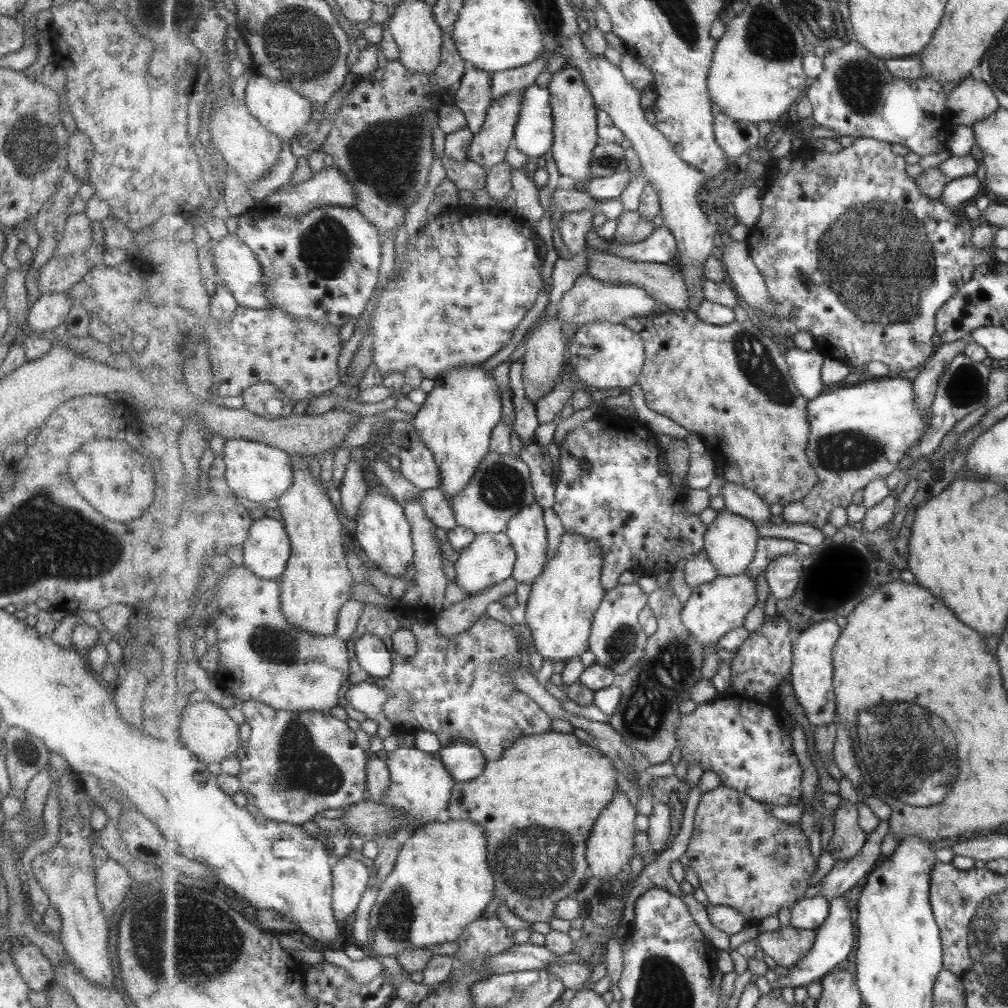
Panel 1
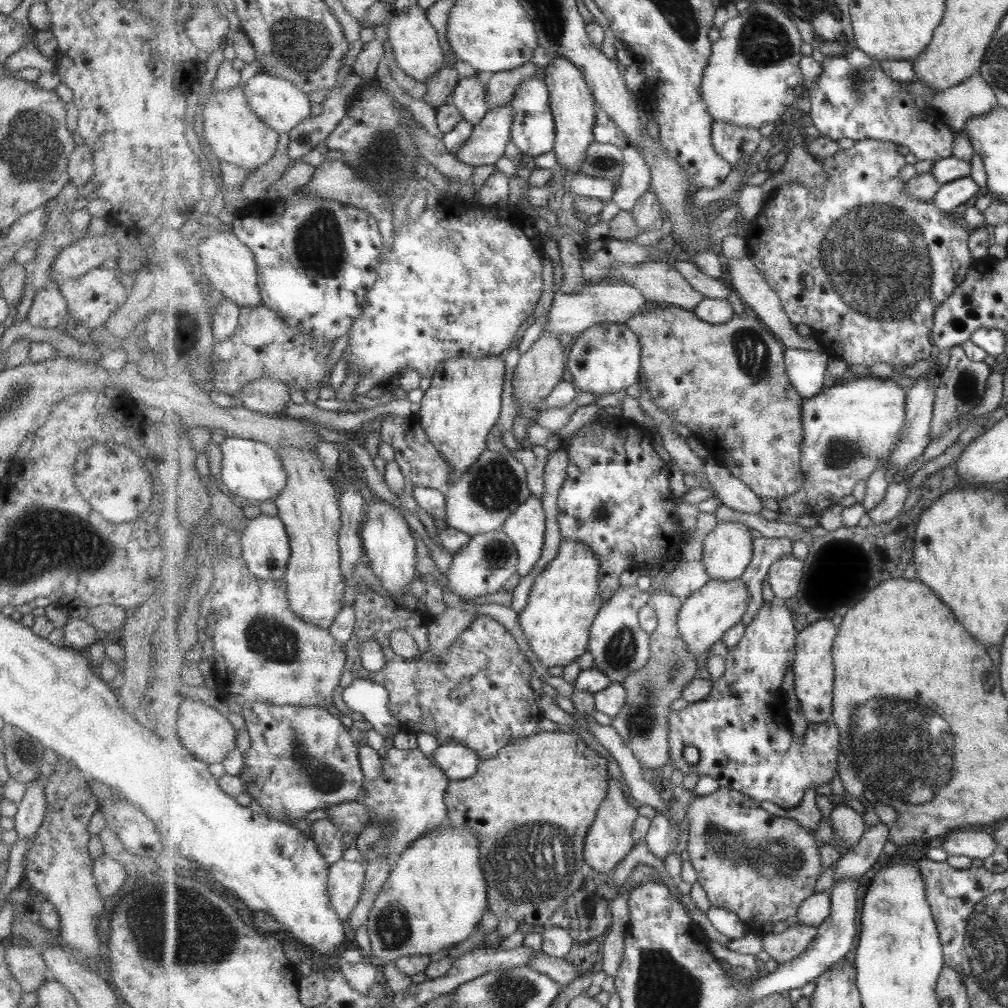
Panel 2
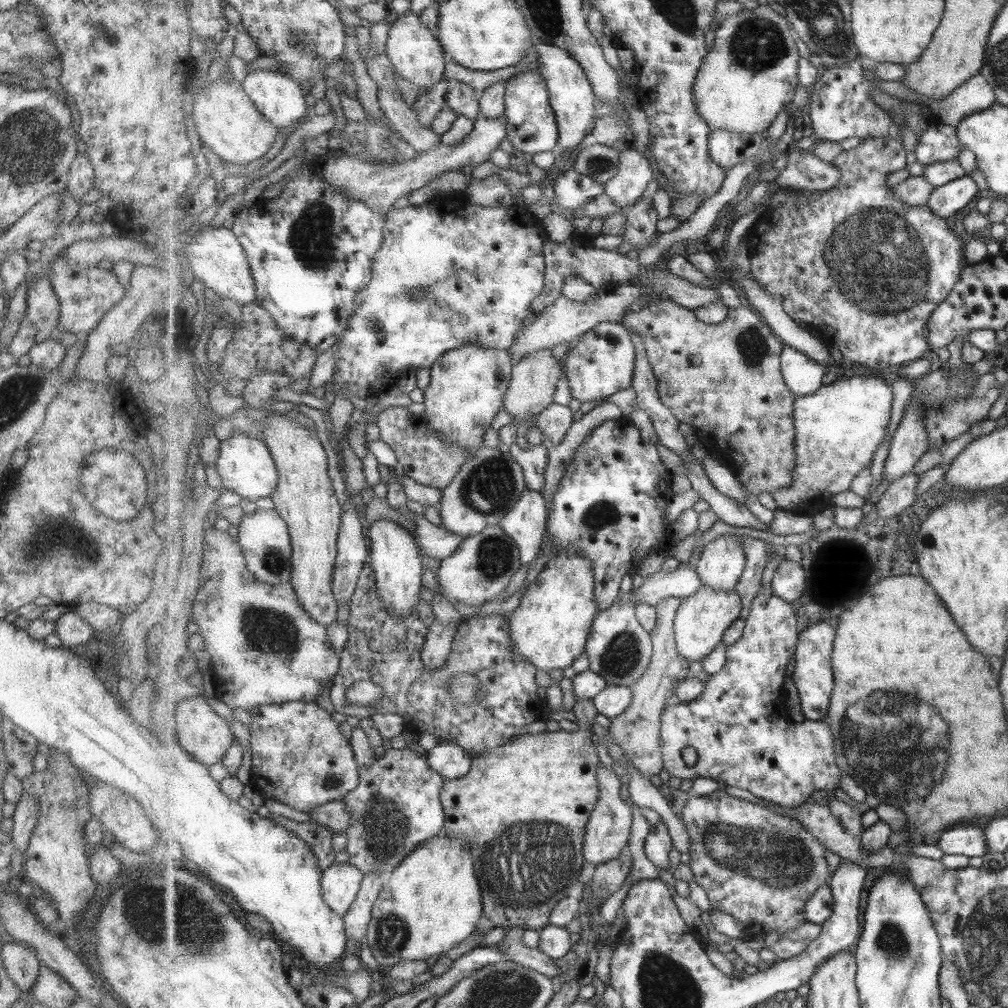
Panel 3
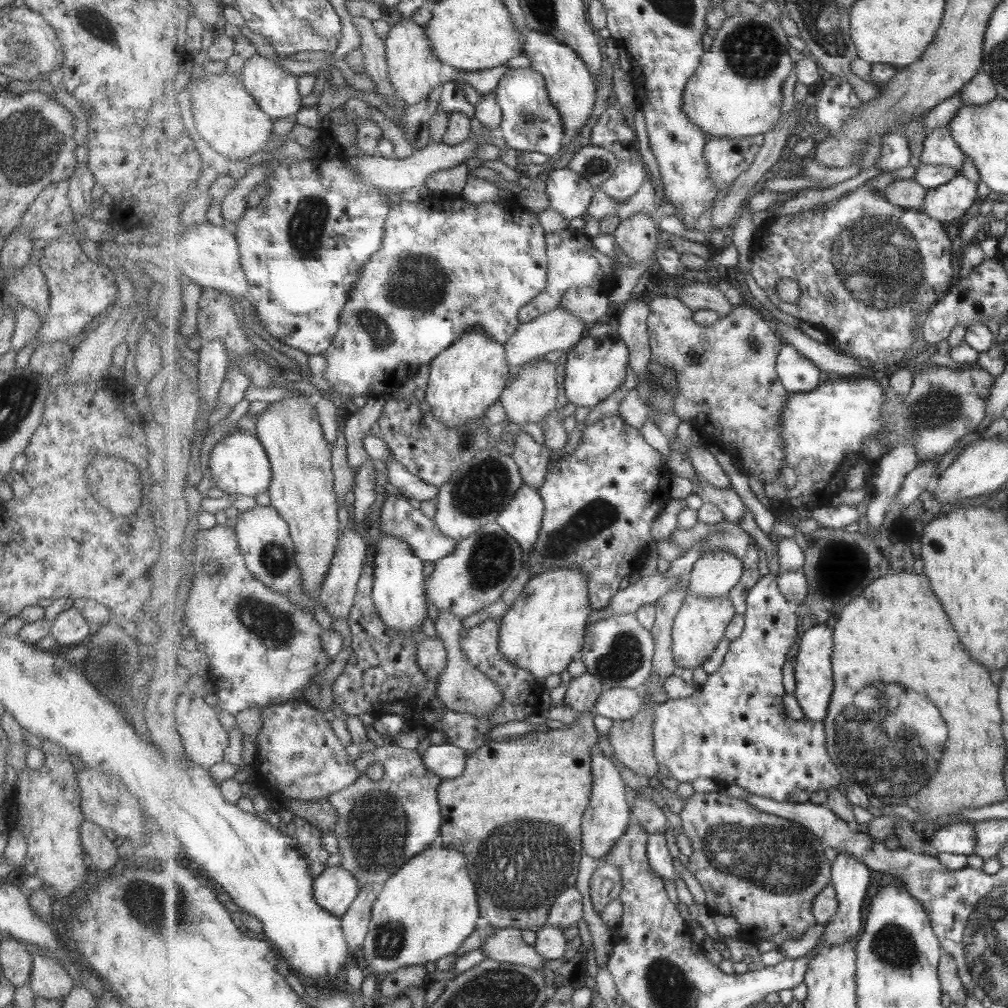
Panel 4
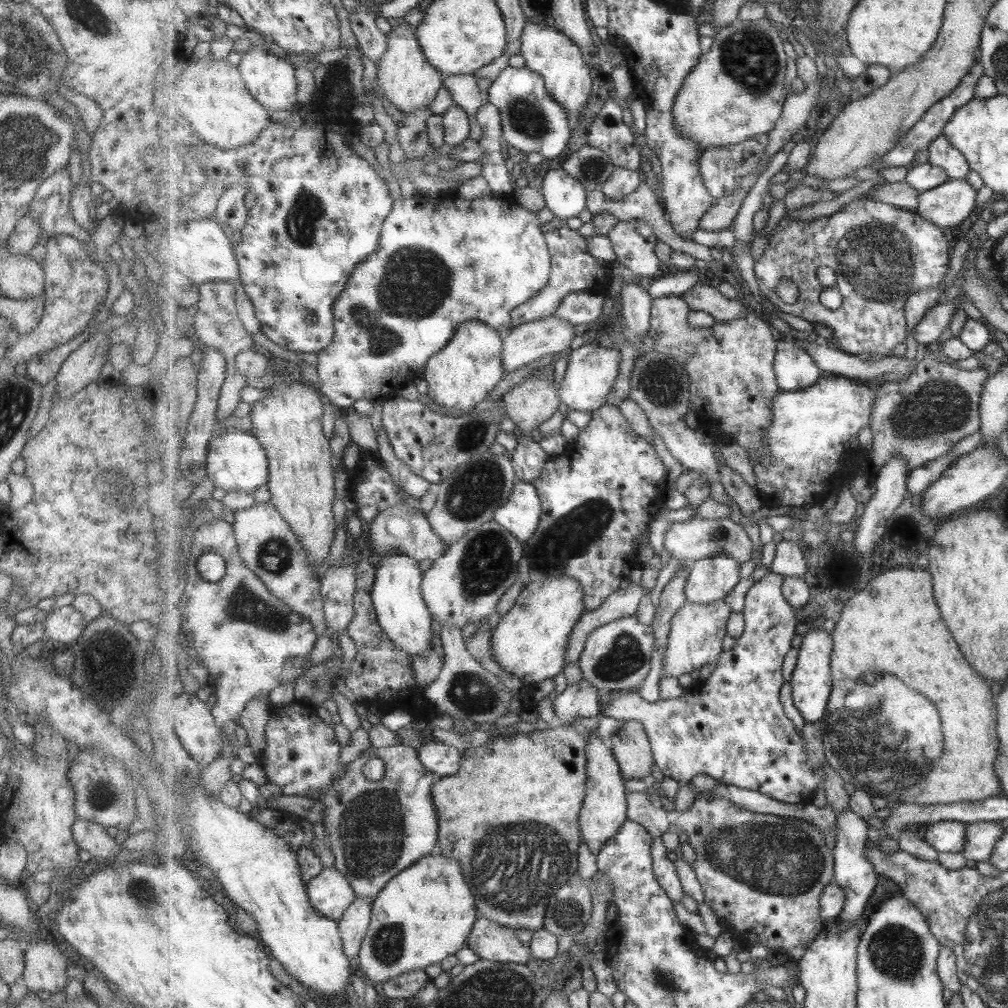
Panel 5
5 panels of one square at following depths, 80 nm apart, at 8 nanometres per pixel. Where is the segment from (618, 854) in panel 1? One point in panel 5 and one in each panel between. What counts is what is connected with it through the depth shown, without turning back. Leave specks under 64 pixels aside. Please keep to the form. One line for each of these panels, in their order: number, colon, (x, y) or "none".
2: (610, 839)
3: (609, 828)
4: (607, 819)
5: (604, 812)

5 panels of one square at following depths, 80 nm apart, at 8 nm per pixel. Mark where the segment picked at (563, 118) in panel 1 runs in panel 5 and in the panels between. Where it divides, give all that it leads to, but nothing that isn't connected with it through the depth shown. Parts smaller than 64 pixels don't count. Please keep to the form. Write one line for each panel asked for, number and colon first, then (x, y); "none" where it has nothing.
2: (574, 107)
3: (572, 96)
4: (571, 85)
5: (561, 63)

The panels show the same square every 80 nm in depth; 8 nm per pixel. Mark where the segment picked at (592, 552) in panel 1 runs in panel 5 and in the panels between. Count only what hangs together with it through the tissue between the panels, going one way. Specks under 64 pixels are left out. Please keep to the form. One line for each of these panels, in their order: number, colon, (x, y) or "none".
2: (564, 603)
3: (551, 627)
4: (545, 629)
5: (531, 641)

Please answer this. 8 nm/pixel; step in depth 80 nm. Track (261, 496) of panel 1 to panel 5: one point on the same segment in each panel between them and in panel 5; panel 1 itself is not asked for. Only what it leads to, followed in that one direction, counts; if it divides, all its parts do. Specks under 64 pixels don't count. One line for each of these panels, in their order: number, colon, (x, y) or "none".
2: (252, 469)
3: (246, 466)
4: (240, 464)
5: (237, 460)

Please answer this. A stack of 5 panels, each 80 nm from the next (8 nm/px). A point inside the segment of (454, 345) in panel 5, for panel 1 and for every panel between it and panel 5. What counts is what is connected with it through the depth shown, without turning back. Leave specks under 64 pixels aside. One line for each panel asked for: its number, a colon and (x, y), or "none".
1: (456, 420)
2: (462, 405)
3: (467, 387)
4: (469, 376)

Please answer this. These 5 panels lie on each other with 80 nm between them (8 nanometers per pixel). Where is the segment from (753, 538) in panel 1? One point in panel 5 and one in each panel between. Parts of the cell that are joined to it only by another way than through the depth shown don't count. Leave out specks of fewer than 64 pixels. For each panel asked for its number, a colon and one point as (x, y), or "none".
2: (727, 553)
3: (722, 565)
4: (717, 573)
5: (713, 579)

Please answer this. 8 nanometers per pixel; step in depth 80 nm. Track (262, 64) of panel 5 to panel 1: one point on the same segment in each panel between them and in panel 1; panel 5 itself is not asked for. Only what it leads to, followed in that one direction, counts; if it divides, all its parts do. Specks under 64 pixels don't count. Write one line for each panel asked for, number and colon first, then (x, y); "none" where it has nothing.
1: (276, 105)
2: (282, 105)
3: (282, 100)
4: (277, 91)

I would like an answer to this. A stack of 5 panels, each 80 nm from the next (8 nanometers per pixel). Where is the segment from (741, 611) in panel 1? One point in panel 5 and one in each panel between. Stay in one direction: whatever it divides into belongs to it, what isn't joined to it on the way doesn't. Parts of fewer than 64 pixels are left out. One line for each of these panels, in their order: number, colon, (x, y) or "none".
2: (707, 615)
3: (703, 619)
4: (702, 623)
5: (698, 630)

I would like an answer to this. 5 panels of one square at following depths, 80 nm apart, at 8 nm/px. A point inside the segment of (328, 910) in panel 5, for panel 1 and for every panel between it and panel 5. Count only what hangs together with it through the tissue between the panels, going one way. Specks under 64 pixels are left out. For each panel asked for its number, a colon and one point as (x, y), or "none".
1: (351, 877)
2: (346, 880)
3: (341, 883)
4: (336, 889)

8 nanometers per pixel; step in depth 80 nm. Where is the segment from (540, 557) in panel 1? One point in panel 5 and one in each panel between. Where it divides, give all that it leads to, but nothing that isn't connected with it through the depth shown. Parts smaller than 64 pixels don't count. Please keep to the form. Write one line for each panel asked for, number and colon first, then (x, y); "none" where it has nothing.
2: (527, 527)
3: (527, 523)
4: (523, 520)
5: (522, 514)

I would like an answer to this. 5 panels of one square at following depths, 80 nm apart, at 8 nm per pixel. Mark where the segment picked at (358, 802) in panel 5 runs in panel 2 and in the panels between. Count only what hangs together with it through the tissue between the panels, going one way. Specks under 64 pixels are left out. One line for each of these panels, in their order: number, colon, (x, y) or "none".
2: (406, 802)
3: (397, 806)
4: (382, 825)

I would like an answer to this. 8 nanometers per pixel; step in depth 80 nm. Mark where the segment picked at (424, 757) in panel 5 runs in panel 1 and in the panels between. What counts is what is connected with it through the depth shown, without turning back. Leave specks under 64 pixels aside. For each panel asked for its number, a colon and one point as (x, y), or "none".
1: (465, 762)
2: (460, 762)
3: (449, 759)
4: (449, 761)

